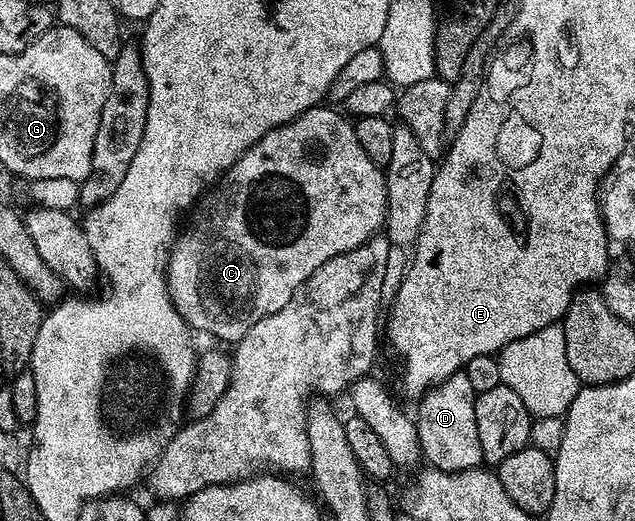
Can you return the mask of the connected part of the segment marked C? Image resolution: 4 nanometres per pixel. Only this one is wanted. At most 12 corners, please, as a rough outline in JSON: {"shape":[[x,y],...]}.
{"shape":[[326,106],[266,132],[166,255],[229,344],[385,229],[385,171]]}

